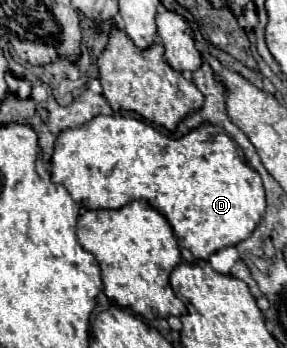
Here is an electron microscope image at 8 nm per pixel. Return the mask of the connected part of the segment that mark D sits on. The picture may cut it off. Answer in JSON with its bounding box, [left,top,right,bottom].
[50,116,266,260]

